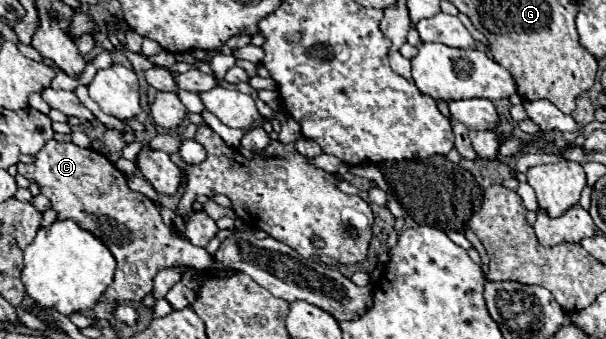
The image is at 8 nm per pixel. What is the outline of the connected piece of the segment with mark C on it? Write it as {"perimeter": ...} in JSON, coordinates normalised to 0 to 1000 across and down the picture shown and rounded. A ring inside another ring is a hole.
{"perimeter":[[[83,410],[63,451],[56,487],[30,481],[30,510],[63,540],[66,569],[83,587],[96,652],[119,646],[135,676],[165,705],[191,764],[191,805],[185,841],[172,858],[178,894],[231,888],[251,858],[251,823],[264,794],[307,782],[327,799],[343,794],[350,752],[304,705],[294,705],[267,652],[254,599],[211,552],[208,516],[185,487],[185,475],[155,445],[132,440],[122,422],[96,422]]]}

